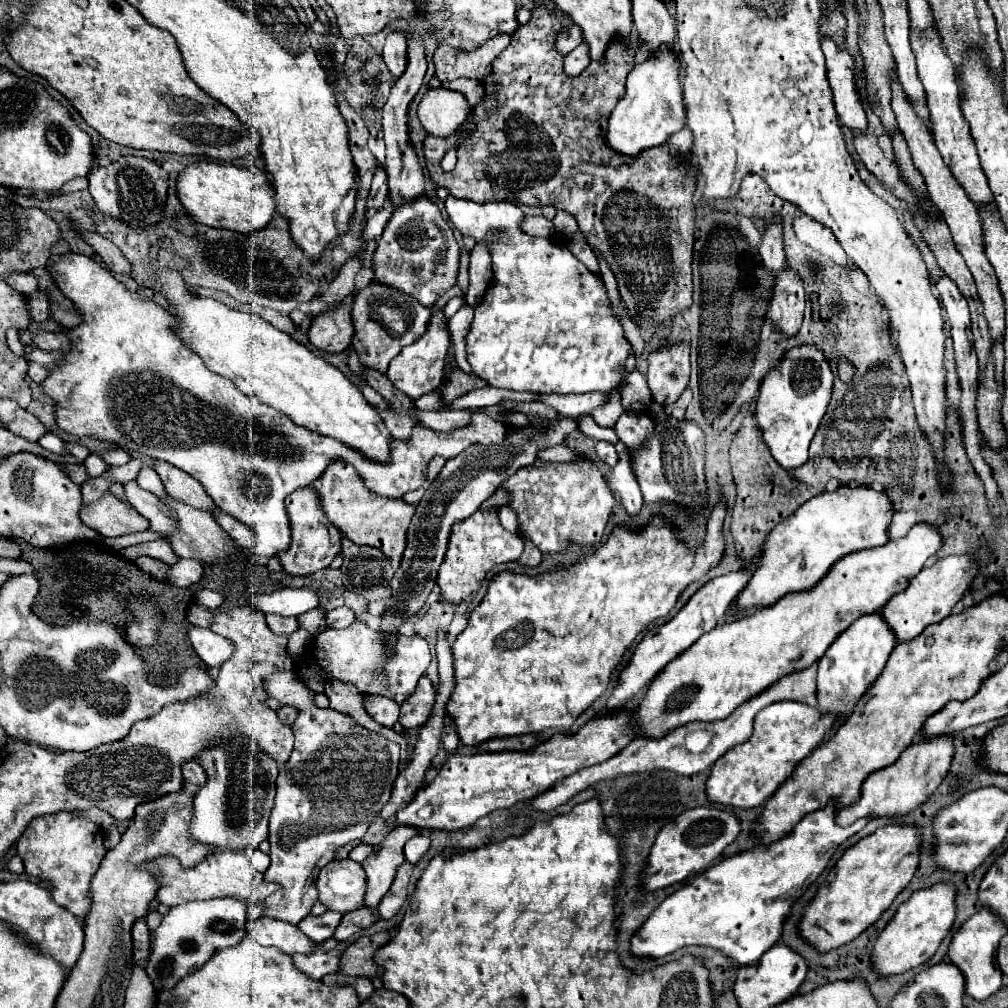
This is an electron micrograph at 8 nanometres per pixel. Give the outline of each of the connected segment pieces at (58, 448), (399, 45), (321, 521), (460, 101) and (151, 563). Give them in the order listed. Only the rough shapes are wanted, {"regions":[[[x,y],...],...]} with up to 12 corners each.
{"regions":[[[55,434],[39,440],[45,450],[57,456],[69,456],[65,442]],[[405,34],[387,36],[383,60],[395,78],[407,64]],[[313,486],[291,492],[293,538],[283,570],[309,576],[341,550],[341,532],[321,512]],[[429,88],[419,106],[421,126],[451,136],[469,114],[467,96]],[[137,558],[141,570],[147,574],[165,580],[167,564],[149,558]]]}

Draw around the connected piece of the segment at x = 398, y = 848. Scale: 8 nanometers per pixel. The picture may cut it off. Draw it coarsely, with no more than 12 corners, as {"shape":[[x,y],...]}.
{"shape":[[401,824],[363,862],[365,906],[375,908],[405,862],[405,842],[419,834]]}

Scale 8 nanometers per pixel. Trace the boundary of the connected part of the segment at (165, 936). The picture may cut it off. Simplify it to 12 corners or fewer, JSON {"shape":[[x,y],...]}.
{"shape":[[243,900],[173,906],[145,968],[173,988],[213,952],[237,944]]}

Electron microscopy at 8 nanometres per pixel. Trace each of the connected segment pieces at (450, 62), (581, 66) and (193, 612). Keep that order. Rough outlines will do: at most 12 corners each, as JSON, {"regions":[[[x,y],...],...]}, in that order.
{"regions":[[[495,36],[473,52],[439,44],[439,80],[483,80],[511,36]],[[583,42],[565,56],[565,72],[579,76],[587,68],[589,46]],[[193,605],[187,613],[188,621],[207,628],[214,612]]]}

